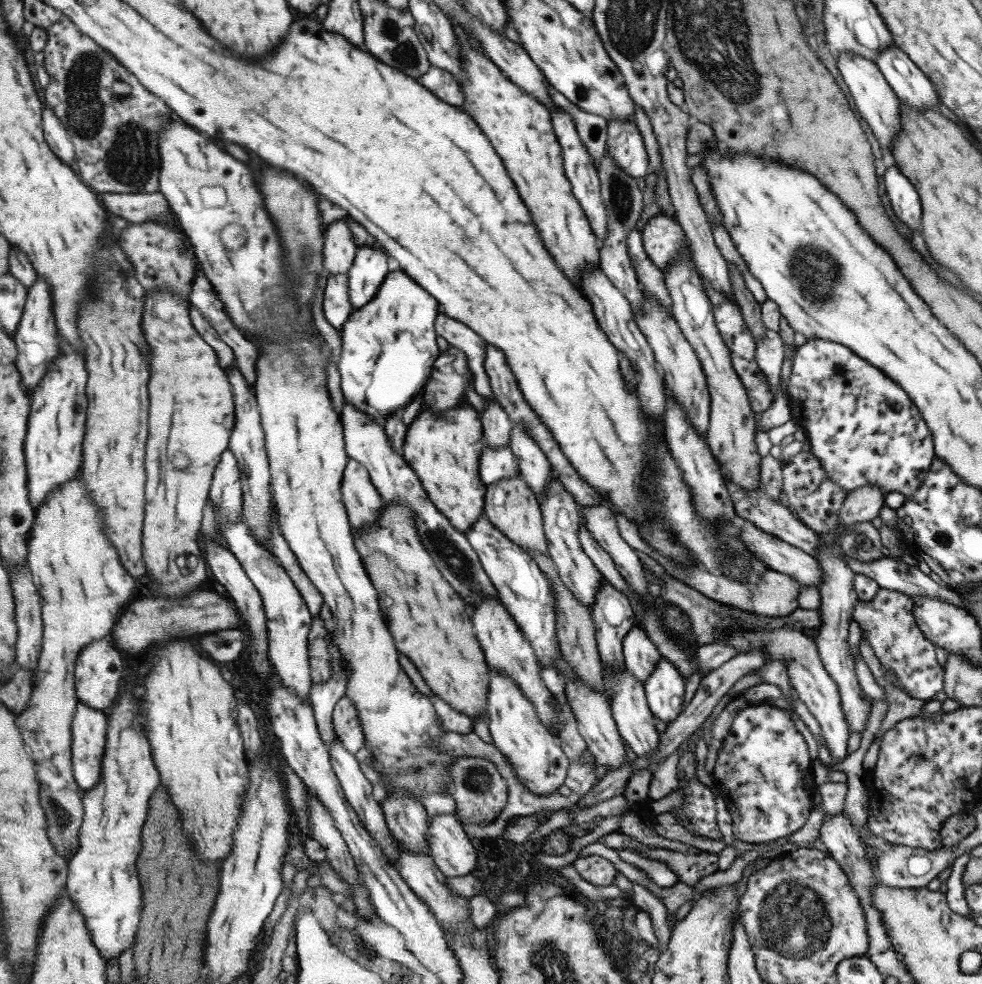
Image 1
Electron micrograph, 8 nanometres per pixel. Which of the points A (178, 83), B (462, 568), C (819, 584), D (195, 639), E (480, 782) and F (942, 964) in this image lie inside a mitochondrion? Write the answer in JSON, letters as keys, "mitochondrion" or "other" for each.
{"A":"other","B":"mitochondrion","C":"other","D":"other","E":"mitochondrion","F":"other"}

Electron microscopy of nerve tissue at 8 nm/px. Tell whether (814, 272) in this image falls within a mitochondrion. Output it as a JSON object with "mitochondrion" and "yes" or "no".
{"mitochondrion":"yes"}

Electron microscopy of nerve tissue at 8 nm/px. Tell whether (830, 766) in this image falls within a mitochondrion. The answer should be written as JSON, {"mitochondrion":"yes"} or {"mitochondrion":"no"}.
{"mitochondrion":"no"}

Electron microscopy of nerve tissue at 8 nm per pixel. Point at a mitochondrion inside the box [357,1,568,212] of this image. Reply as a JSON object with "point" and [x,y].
{"point":[400,46]}

